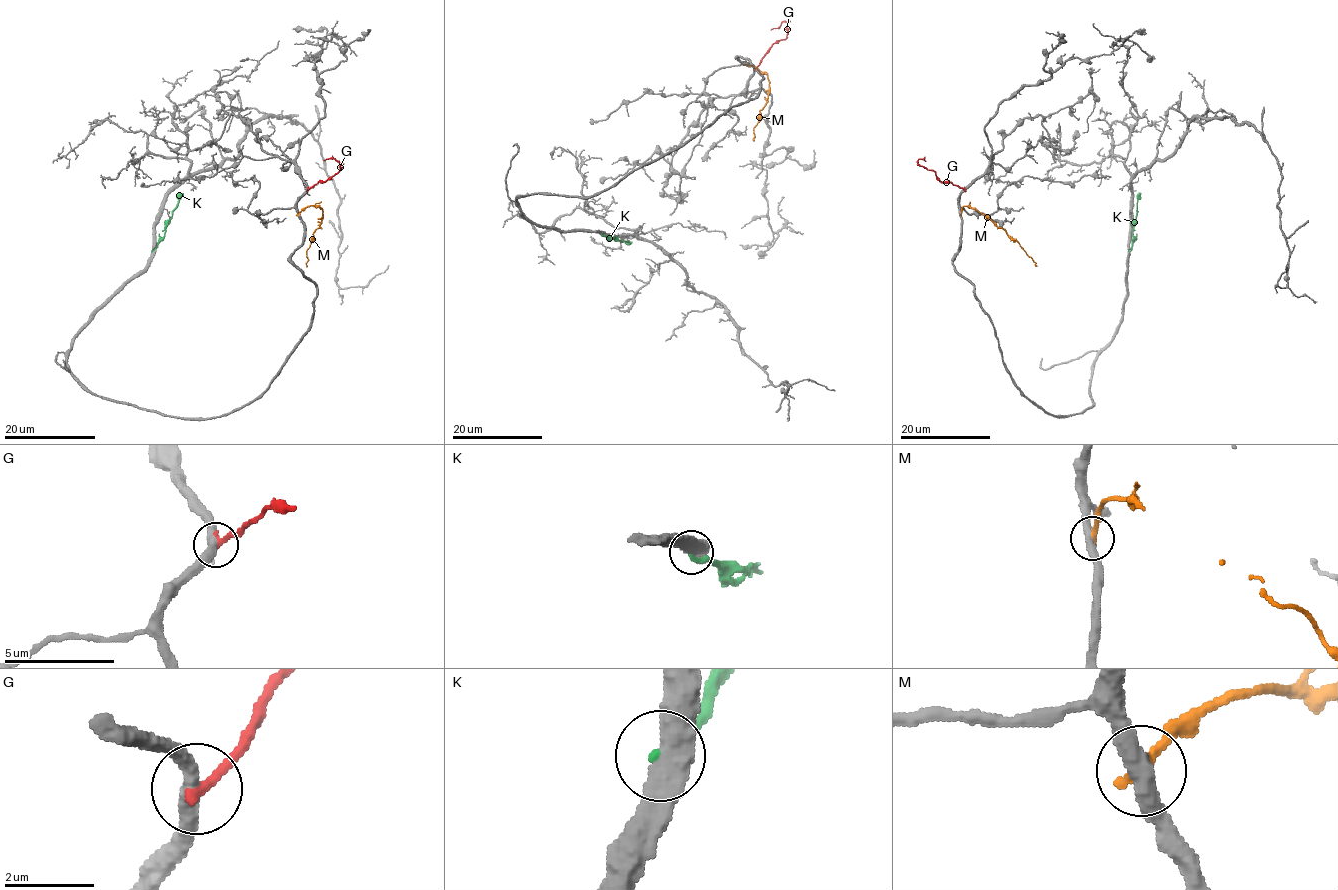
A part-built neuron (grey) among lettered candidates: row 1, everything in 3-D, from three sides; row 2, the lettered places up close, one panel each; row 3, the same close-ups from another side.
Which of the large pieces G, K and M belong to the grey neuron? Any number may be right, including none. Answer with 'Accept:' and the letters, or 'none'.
Accept: none

